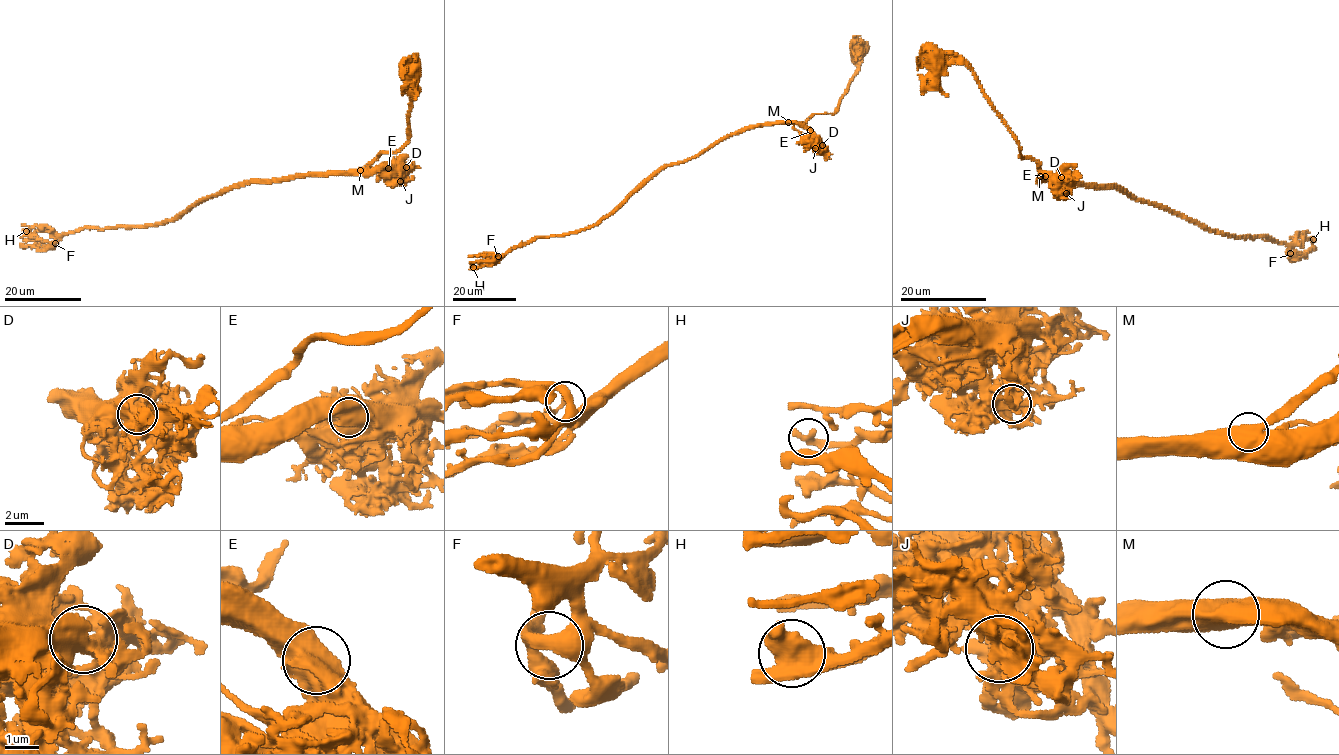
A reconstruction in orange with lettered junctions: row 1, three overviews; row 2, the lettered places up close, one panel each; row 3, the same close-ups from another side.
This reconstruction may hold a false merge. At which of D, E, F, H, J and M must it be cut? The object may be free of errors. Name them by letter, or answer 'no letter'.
no letter

